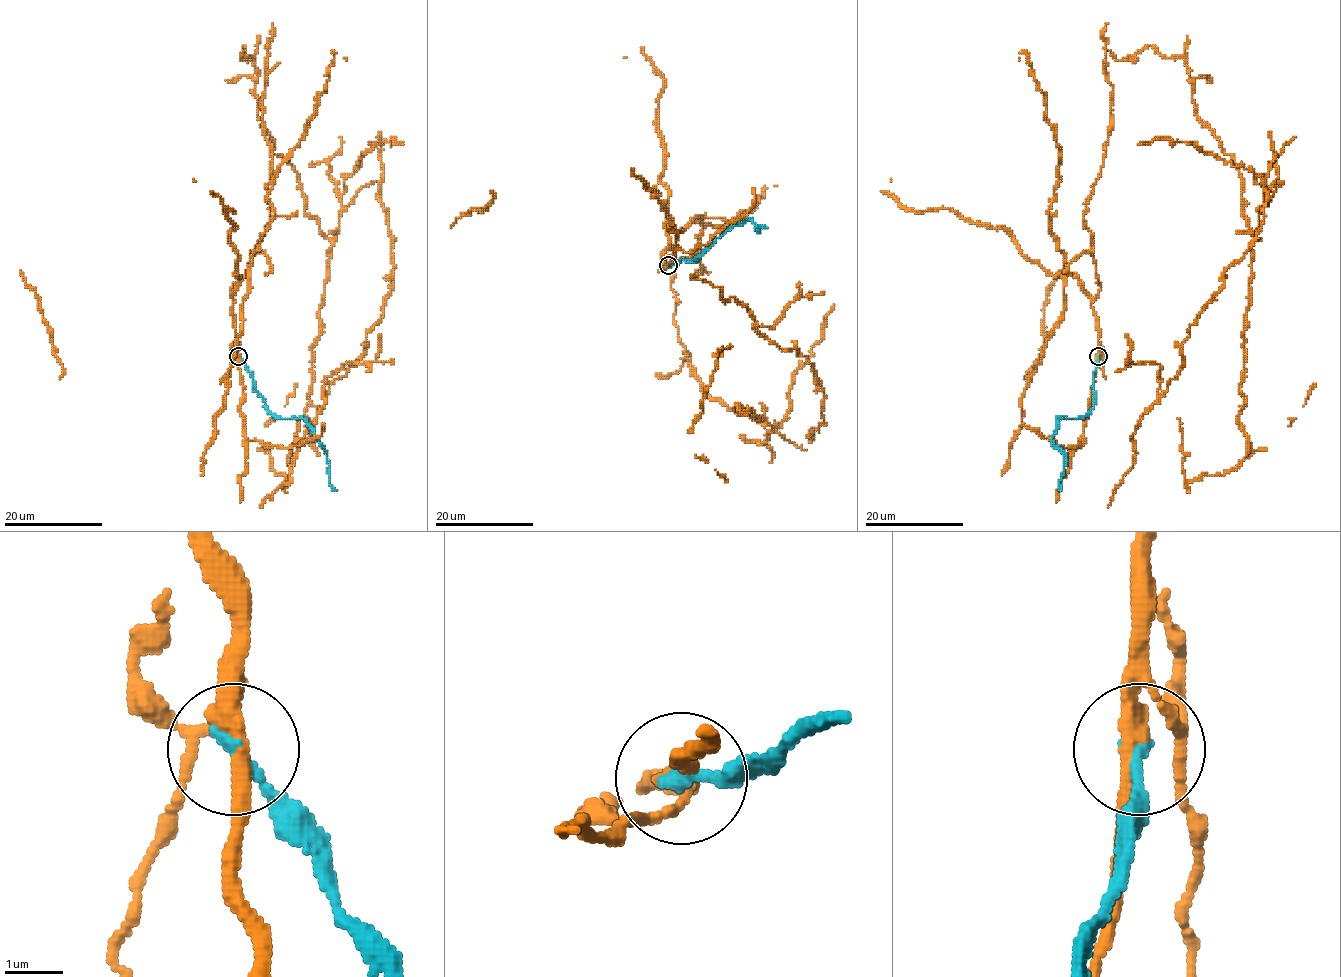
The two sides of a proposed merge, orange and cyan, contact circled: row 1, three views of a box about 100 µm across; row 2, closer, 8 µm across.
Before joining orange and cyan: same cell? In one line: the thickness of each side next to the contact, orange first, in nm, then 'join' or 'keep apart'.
280/280 nm | keep apart

